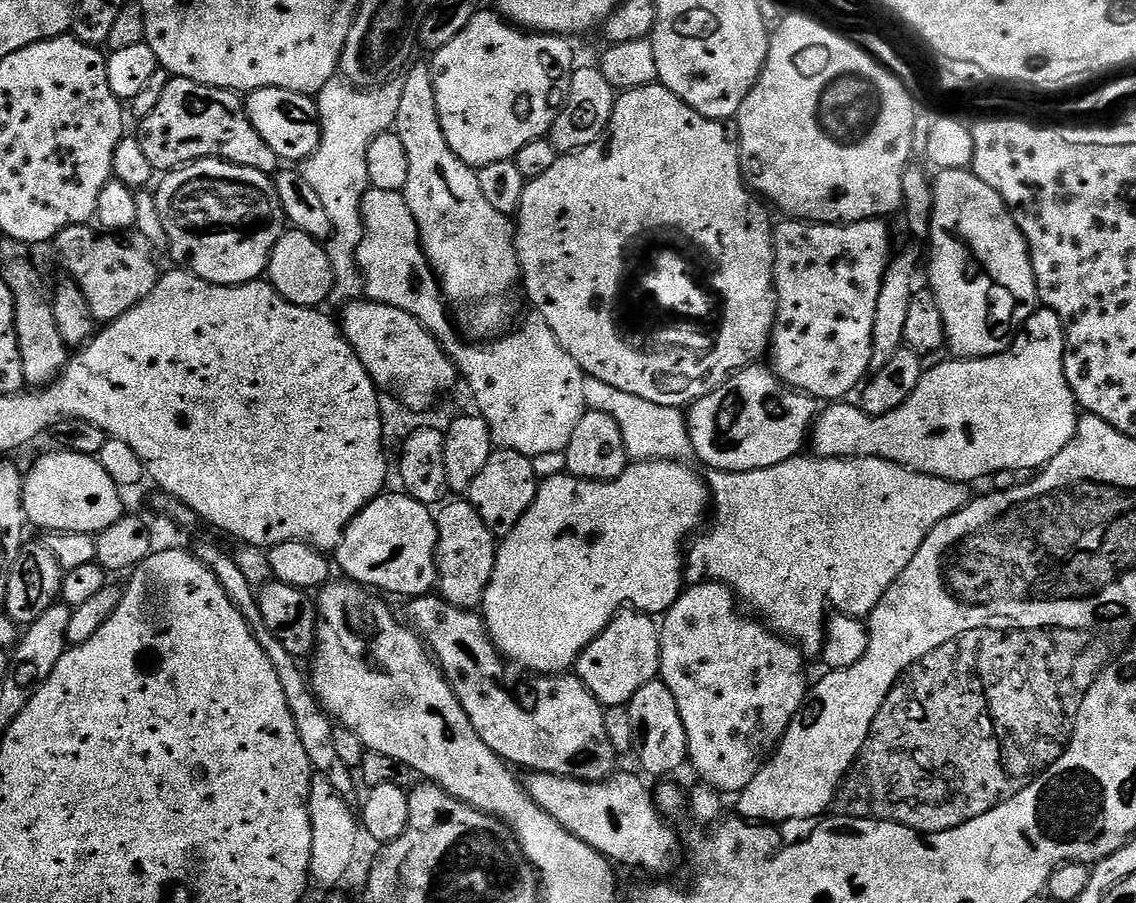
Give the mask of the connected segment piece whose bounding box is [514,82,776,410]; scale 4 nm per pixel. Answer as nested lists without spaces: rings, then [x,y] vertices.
[[[659,82],[650,86],[638,86],[629,92],[620,92],[617,95],[614,110],[610,114],[608,129],[600,135],[598,142],[594,142],[577,152],[561,155],[554,162],[554,166],[550,166],[550,170],[546,170],[546,174],[542,174],[542,178],[534,178],[525,183],[520,211],[514,217],[514,239],[516,241],[516,257],[520,260],[522,292],[524,288],[529,302],[536,307],[533,308],[536,310],[543,309],[540,307],[552,296],[560,296],[560,324],[555,323],[552,328],[554,338],[558,338],[558,342],[562,342],[562,350],[566,350],[566,354],[570,354],[570,358],[574,358],[574,362],[578,362],[578,366],[584,372],[585,377],[593,376],[598,378],[598,382],[606,382],[610,386],[615,386],[617,390],[623,390],[624,368],[630,368],[630,366],[636,366],[636,364],[624,364],[622,358],[620,358],[620,348],[612,348],[612,340],[604,340],[608,336],[608,332],[611,331],[611,296],[614,295],[614,283],[617,282],[620,247],[628,236],[634,236],[640,228],[652,228],[654,222],[678,222],[691,236],[698,236],[701,244],[708,247],[708,252],[716,255],[716,261],[722,262],[722,278],[720,281],[722,282],[723,292],[728,295],[728,305],[726,306],[726,318],[724,320],[724,336],[720,336],[720,348],[716,348],[716,352],[712,352],[712,356],[708,356],[707,364],[700,364],[700,368],[696,368],[696,377],[691,386],[680,391],[673,387],[668,391],[668,406],[681,410],[687,409],[695,404],[703,393],[712,392],[715,388],[719,388],[732,373],[755,365],[759,361],[756,359],[763,352],[765,355],[769,351],[772,327],[776,321],[776,283],[774,282],[776,251],[772,245],[774,224],[773,221],[768,221],[767,210],[769,211],[753,195],[748,185],[744,183],[744,175],[740,173],[740,137],[731,123],[711,120],[702,114],[698,114],[698,110],[694,110],[686,102],[682,102],[682,98],[678,98],[678,94],[674,94],[668,87]]]

